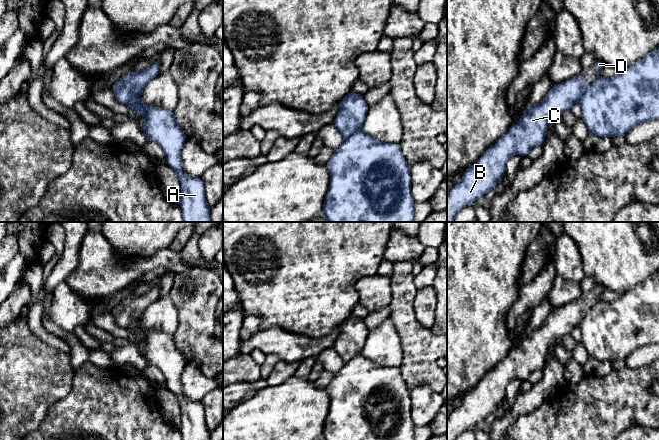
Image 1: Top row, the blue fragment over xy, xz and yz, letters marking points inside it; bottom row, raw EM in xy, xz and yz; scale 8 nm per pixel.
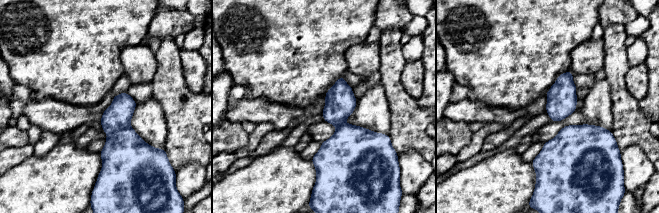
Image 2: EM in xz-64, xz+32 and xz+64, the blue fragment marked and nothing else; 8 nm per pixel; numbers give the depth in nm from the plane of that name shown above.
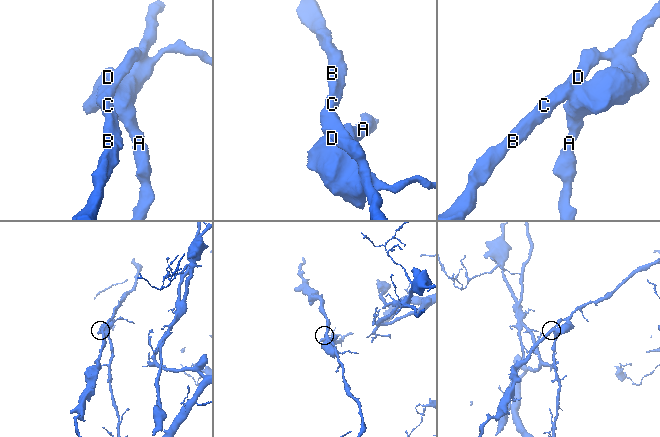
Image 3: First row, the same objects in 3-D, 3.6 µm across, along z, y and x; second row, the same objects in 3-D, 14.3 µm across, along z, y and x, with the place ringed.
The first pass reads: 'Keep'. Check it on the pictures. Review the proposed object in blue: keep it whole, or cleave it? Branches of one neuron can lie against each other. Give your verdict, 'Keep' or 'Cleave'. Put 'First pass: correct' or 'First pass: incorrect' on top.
First pass: incorrect
Cleave

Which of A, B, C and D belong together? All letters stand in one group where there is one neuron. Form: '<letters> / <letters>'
A / B C D

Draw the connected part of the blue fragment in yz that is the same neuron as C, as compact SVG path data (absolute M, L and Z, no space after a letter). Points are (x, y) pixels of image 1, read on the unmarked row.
M581 296L573 302L554 308L539 328L526 330L520 344L511 349L495 368L486 373L479 383L464 395L459 407L452 409L447 419L447 440L456 440L463 431L495 413L506 397L508 383L513 379L526 381L534 370L543 369L549 348L556 345L563 336L570 335L573 328L580 326L585 314L585 300Z

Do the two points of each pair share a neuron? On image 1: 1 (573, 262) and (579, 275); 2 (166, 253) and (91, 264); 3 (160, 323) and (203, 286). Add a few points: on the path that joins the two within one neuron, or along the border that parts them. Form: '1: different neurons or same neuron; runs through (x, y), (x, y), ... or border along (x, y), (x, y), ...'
1: same neuron; runs through (573, 265), (576, 272)
2: same neuron; runs through (147, 264), (133, 271), (110, 272)
3: different neurons; border along (169, 293), (178, 317), (178, 327), (174, 333)

